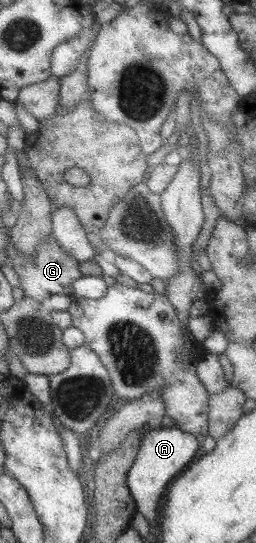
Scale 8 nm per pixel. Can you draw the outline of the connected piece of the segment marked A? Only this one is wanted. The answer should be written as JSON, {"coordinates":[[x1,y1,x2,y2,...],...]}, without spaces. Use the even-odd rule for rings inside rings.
{"coordinates":[[151,426,145,431,141,443,126,473,126,484,136,505,136,512,143,518,156,521,159,518,161,501,165,497,169,483,177,477,195,457,199,443,193,434,181,431,177,427]]}

